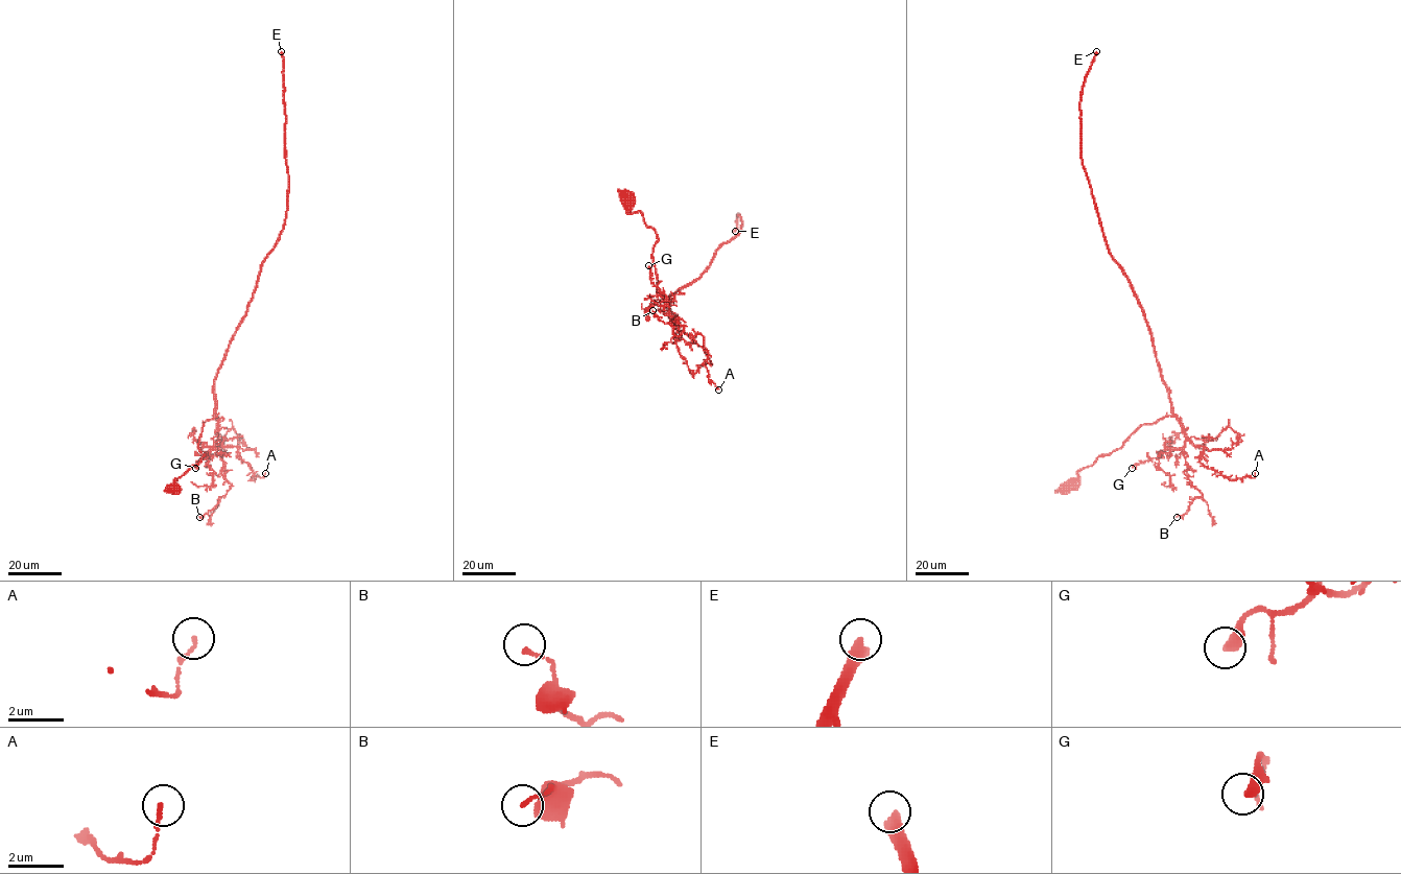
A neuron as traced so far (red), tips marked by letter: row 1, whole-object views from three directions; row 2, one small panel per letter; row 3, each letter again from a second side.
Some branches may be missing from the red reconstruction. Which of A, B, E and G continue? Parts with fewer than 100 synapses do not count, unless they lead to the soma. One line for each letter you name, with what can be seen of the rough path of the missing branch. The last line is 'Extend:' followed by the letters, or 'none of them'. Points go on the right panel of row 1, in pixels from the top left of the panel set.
Extend: E

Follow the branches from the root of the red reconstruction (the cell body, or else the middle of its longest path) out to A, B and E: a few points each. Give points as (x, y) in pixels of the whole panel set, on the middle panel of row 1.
A: (627, 199), (655, 230), (657, 287), (671, 322), (704, 337), (718, 390)
B: (627, 199), (630, 211), (655, 230), (657, 287), (684, 330), (675, 335), (652, 310)
E: (627, 199), (630, 211), (655, 230), (657, 287), (668, 306), (740, 231), (738, 214), (735, 231)

